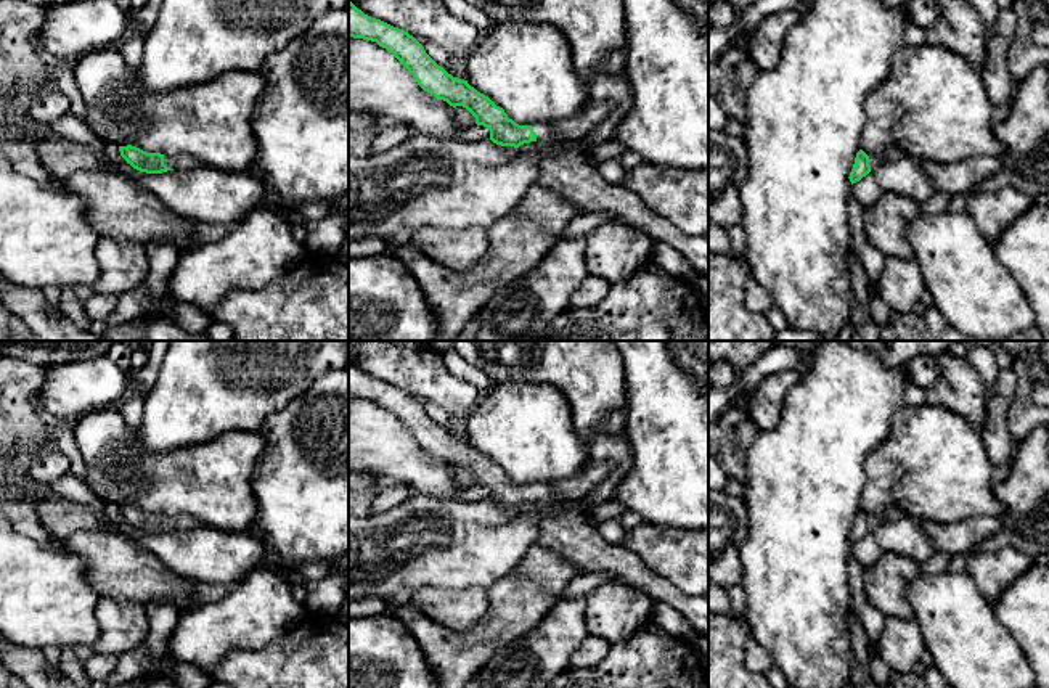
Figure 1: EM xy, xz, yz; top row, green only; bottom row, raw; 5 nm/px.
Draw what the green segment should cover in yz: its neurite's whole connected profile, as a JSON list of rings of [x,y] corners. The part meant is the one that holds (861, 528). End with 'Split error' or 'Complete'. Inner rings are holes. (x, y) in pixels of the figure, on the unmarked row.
[[[863,510],[856,513],[853,529],[850,532],[851,545],[866,537],[872,529],[887,522],[887,513],[867,516]]]. Split error

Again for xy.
[[[119,506],[120,516],[133,529],[146,534],[162,534],[173,529],[190,529],[198,526],[198,521],[188,514],[164,516],[161,513],[146,513],[137,506]]]. Split error

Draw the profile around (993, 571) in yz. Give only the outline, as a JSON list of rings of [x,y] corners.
[[[1014,548],[969,553],[965,572],[973,577],[985,598],[994,604],[1002,592],[1033,564],[1033,559]]]

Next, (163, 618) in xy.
[[[165,601],[146,603],[145,612],[148,617],[148,638],[145,643],[149,656],[159,665],[161,677],[167,677],[170,674],[169,667],[165,665],[169,638],[172,637],[182,612],[173,604]]]

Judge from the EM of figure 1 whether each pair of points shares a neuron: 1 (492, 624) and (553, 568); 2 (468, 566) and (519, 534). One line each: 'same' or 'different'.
1: same
2: same

